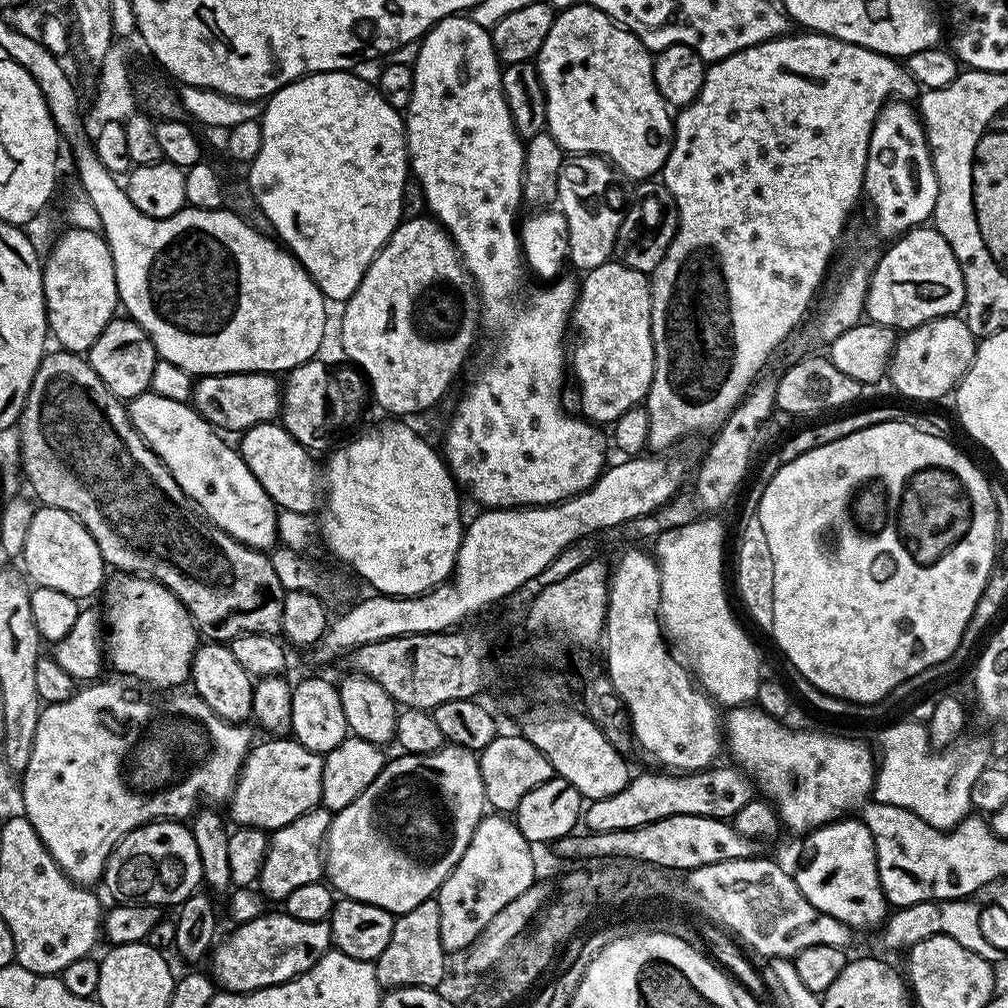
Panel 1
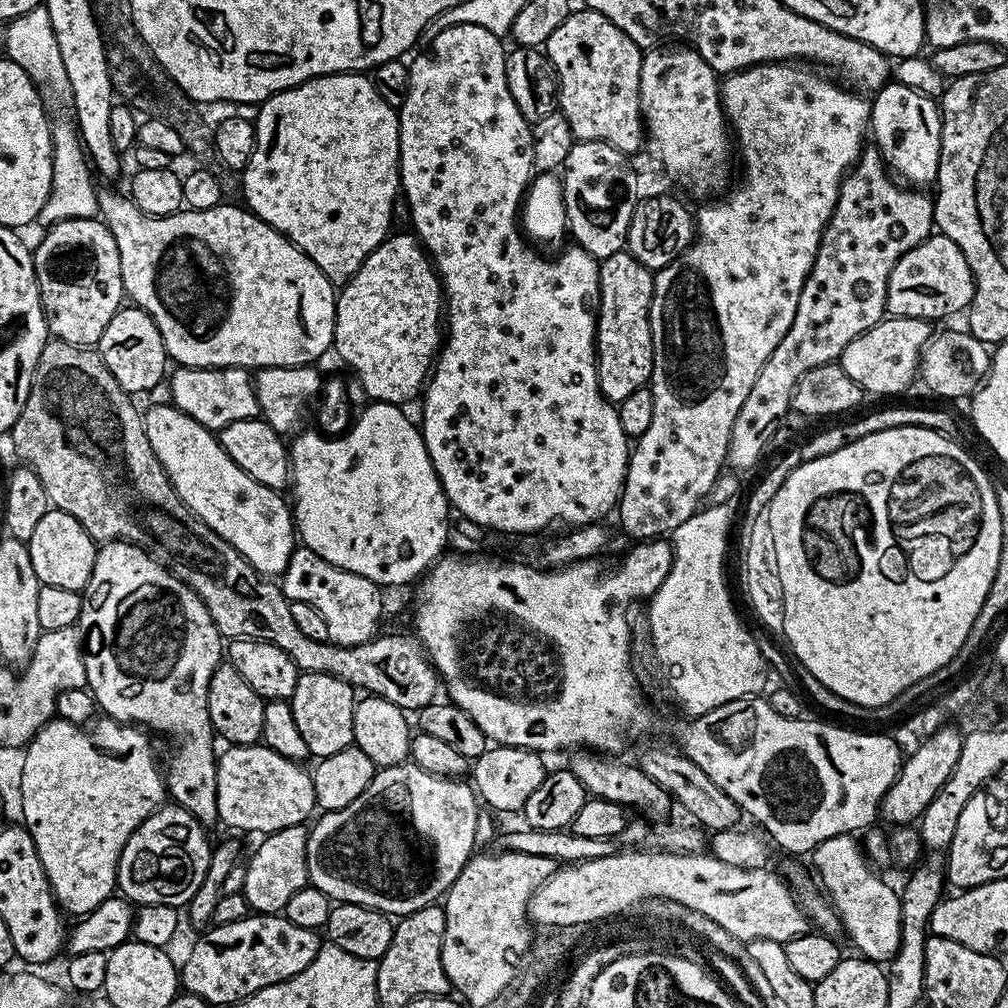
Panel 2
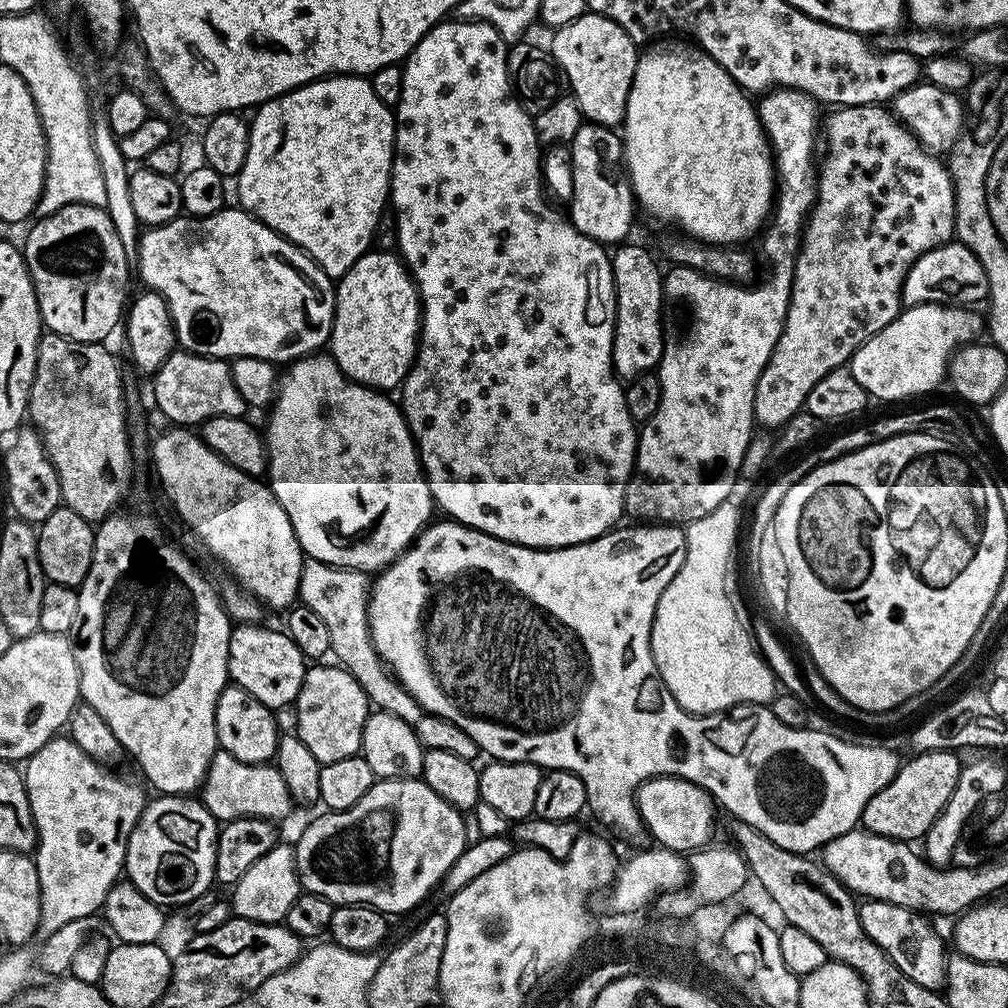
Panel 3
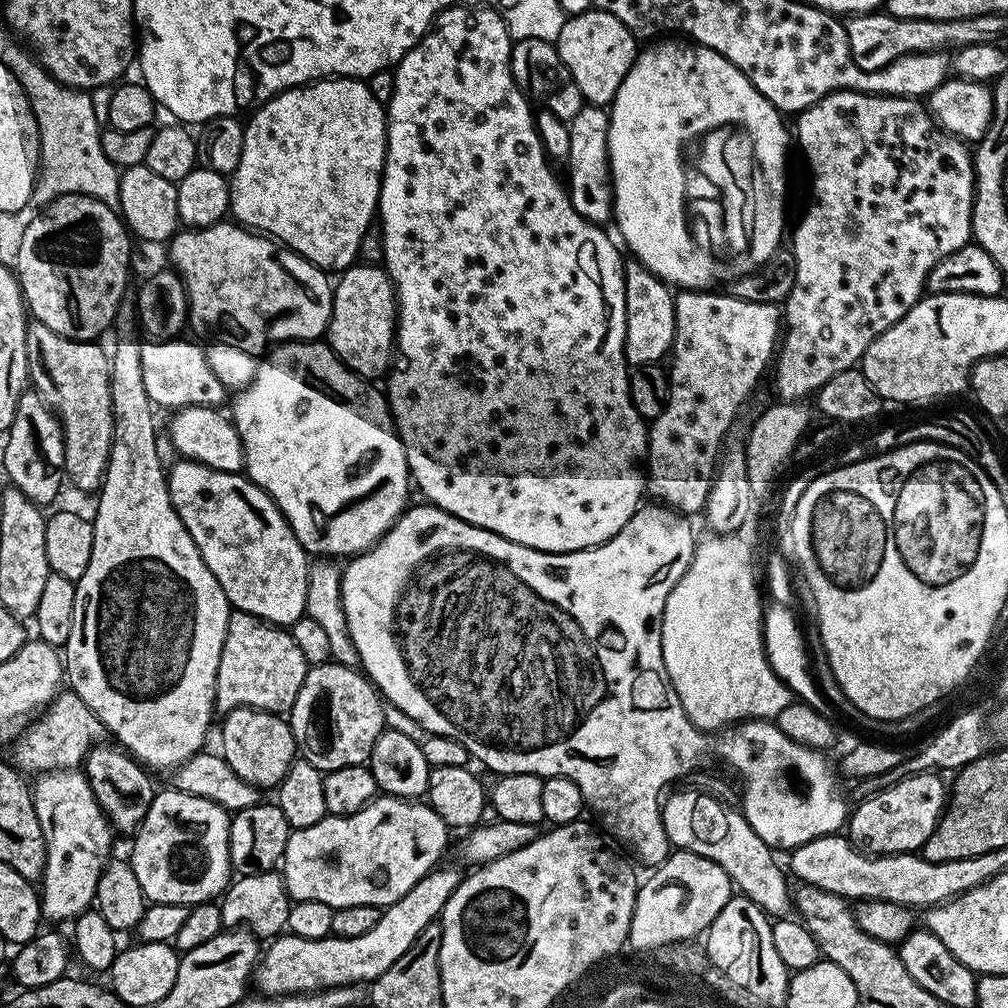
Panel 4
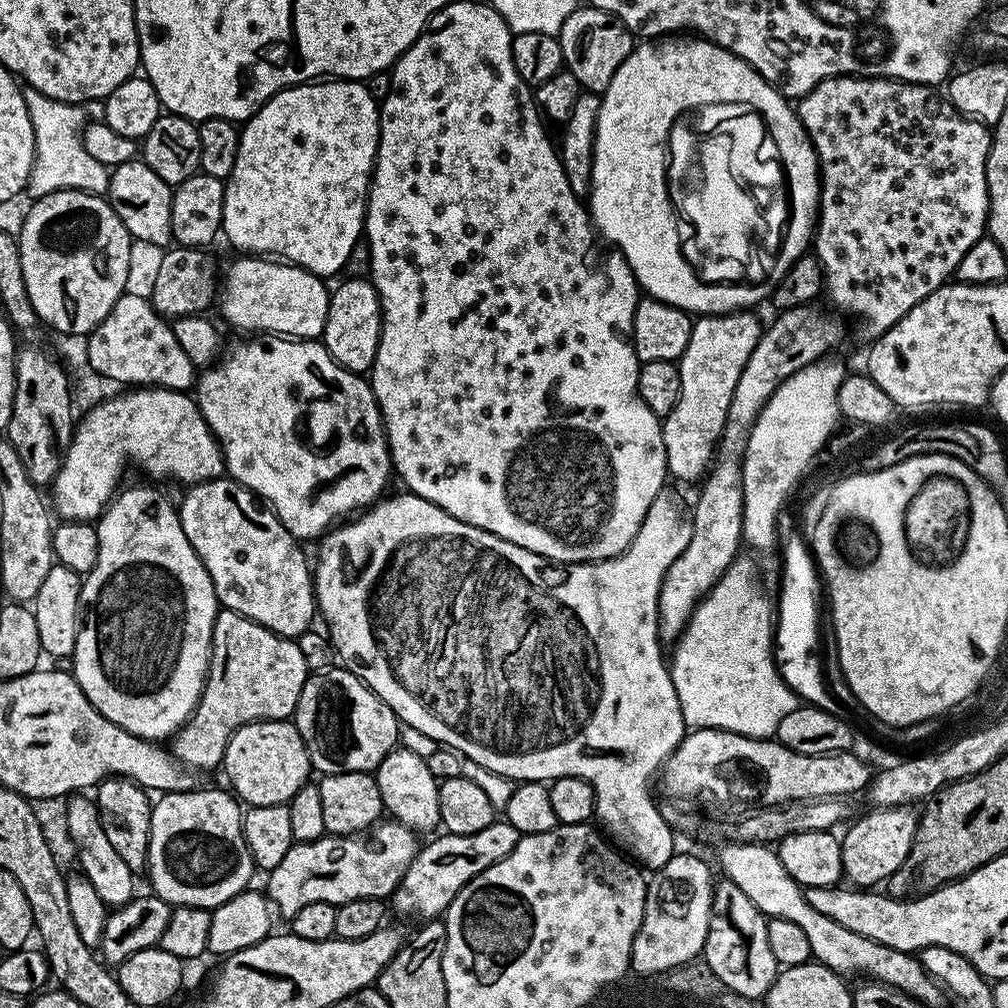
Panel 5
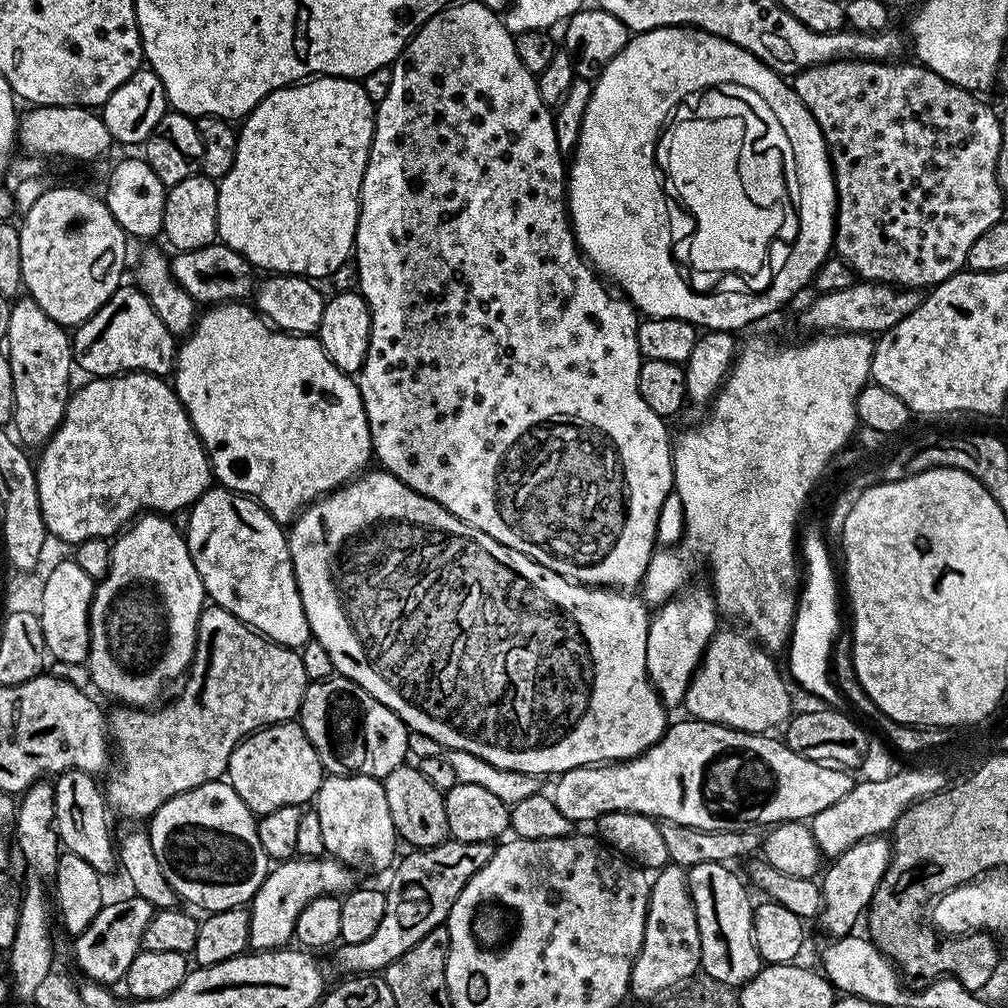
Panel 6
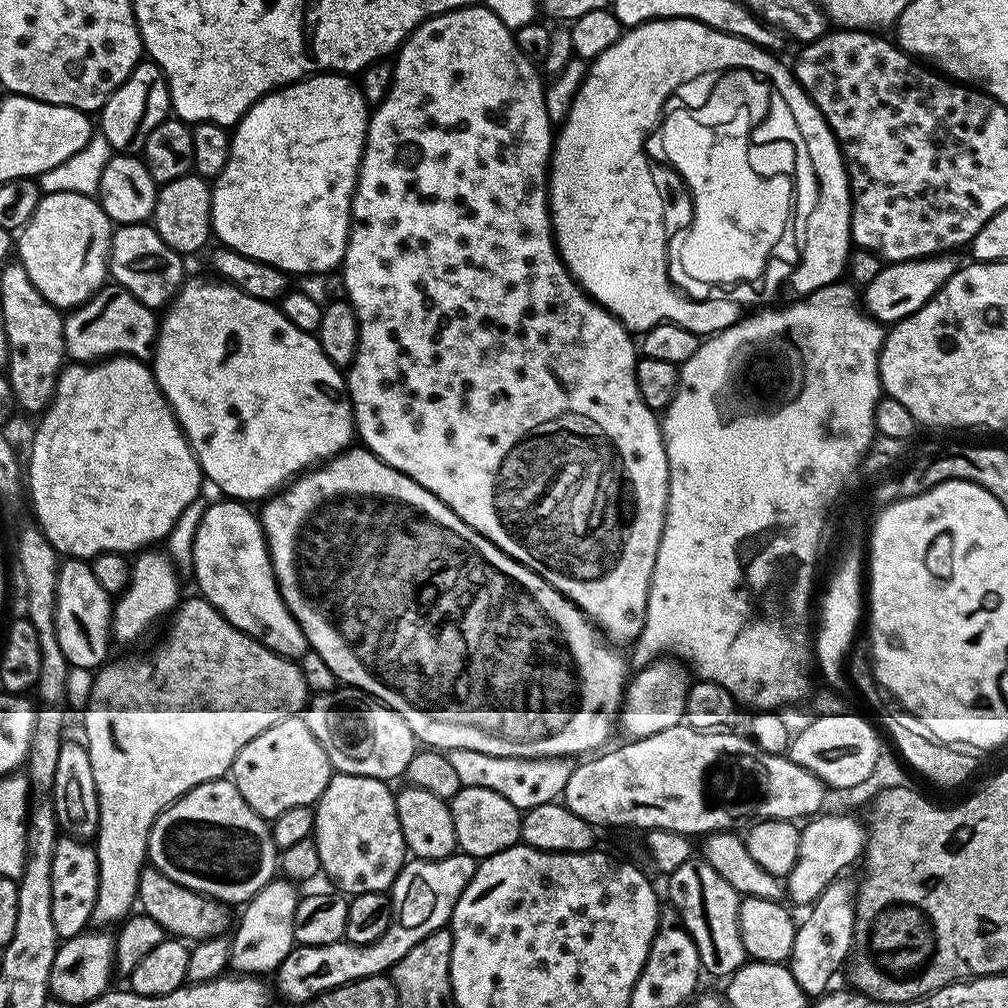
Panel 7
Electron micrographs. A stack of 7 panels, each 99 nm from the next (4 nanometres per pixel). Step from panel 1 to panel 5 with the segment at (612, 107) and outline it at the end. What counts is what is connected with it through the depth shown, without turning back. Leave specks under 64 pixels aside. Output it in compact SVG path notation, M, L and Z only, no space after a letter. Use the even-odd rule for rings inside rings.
M591 6L577 7L575 12L566 18L562 30L558 33L562 54L567 71L578 78L581 89L590 92L604 93L614 78L614 70L630 55L634 47L634 37L628 28L616 16L606 10Z

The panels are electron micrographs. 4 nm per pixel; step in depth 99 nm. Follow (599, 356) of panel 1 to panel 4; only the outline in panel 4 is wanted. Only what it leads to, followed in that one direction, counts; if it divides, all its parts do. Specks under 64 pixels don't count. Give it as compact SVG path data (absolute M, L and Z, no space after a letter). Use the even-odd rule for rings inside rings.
M628 258L624 260L624 293L626 294L624 357L632 366L663 361L671 353L676 333L676 301L673 289L653 272L643 268L639 260Z

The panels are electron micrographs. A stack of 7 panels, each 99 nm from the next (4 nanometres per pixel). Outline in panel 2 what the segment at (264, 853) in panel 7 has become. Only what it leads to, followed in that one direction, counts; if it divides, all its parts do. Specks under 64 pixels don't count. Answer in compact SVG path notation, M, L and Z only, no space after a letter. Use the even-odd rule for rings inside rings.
M161 806L146 817L132 832L116 867L119 895L136 906L168 904L183 909L204 886L206 870L212 857L205 825L179 806Z

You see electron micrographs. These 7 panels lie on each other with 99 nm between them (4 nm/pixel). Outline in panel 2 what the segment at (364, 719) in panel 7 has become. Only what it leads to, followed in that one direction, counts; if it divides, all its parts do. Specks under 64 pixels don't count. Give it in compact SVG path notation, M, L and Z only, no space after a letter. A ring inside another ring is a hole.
M305 672L297 675L290 703L294 710L294 722L298 725L298 731L302 733L302 738L313 757L323 758L330 754L338 754L338 750L353 743L357 699L352 685L330 674Z

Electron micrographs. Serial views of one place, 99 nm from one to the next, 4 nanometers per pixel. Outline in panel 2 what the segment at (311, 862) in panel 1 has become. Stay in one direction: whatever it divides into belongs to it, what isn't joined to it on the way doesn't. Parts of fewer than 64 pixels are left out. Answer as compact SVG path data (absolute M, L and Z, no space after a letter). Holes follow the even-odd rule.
M304 824L290 826L286 830L269 832L256 848L256 853L248 860L248 869L244 872L242 891L249 909L256 914L283 913L286 902L290 897L298 894L298 890L309 887L308 859L306 846L308 845L309 829Z

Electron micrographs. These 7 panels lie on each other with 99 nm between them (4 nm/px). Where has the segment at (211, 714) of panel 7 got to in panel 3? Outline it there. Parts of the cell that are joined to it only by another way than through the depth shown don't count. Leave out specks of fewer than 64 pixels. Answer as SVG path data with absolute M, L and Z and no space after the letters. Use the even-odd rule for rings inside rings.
M236 624L228 647L228 679L267 708L279 710L295 701L306 671L306 657L294 646L287 631L275 632L260 624Z

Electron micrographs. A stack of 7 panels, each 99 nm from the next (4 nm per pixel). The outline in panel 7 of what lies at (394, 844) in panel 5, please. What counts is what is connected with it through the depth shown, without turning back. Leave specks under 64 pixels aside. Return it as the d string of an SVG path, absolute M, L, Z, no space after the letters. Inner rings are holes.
M273 878L258 894L243 905L244 913L240 921L235 921L234 931L230 936L232 949L228 959L228 968L236 974L260 976L275 973L280 964L297 947L294 934L294 914L298 903L297 885L291 880ZM236 928L236 933L235 932ZM233 935L233 936L232 936ZM268 972L268 973L264 973Z

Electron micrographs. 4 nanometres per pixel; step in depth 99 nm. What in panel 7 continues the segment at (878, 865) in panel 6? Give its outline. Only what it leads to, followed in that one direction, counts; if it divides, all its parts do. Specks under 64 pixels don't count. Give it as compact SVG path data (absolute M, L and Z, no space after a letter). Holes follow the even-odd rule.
M838 878L822 890L822 894L807 909L808 917L799 921L794 934L794 950L790 967L794 982L802 986L809 998L819 998L829 991L832 979L840 967L845 967L856 939L856 890L857 885L845 878Z

